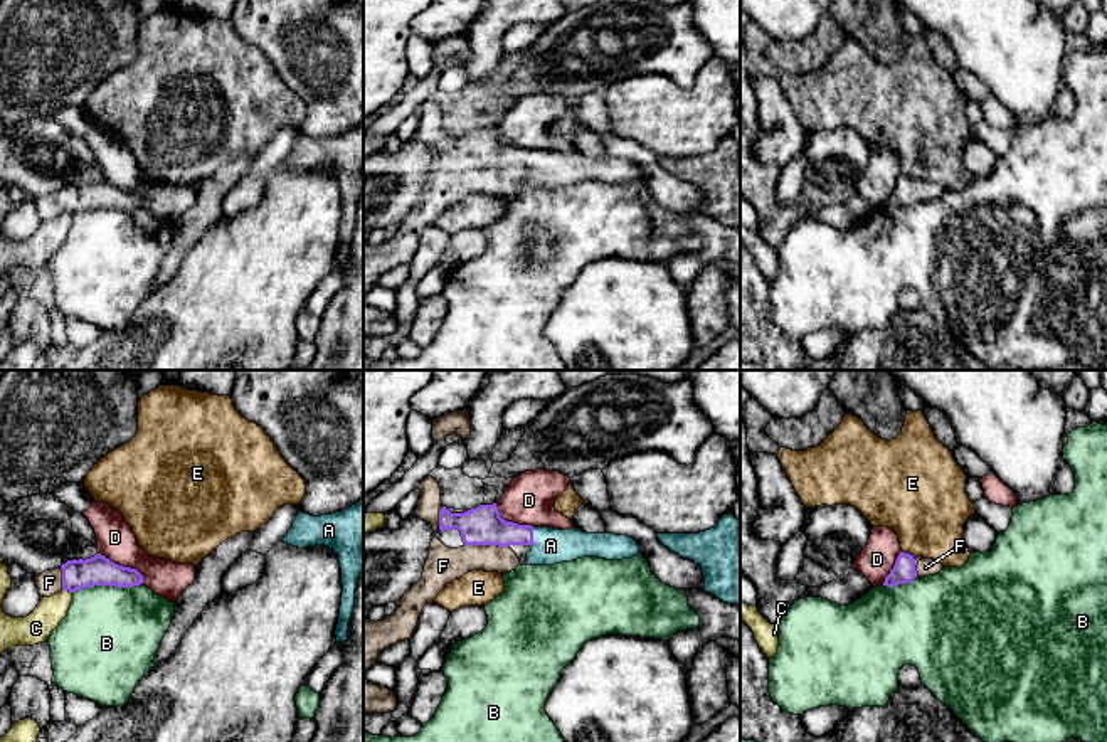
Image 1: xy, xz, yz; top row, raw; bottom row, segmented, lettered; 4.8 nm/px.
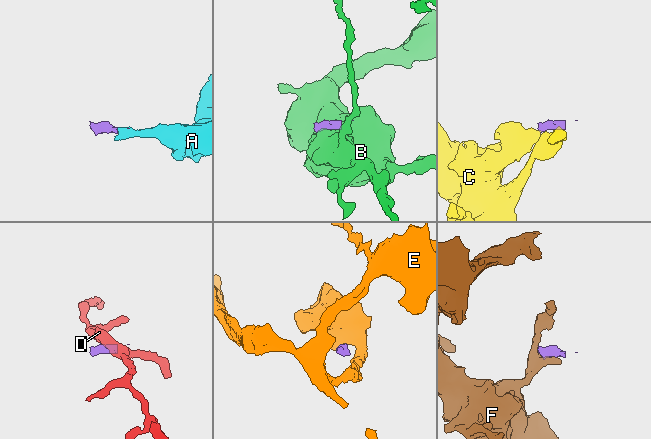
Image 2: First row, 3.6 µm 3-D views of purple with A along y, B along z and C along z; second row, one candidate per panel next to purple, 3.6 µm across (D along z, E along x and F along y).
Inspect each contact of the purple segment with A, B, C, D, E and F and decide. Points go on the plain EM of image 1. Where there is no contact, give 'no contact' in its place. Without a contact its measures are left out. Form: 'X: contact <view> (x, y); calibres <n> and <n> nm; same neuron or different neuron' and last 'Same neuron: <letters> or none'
A: contact xz (532, 160); calibres 190 and 170 nm; same neuron
B: contact xy (106, 207); calibres 140 and 460 nm; different neuron
C: contact xy (68, 212); calibres 140 and 150 nm; different neuron
D: contact xy (121, 189); calibres 140 and 180 nm; different neuron
E: contact yz (909, 177); calibres 110 and 380 nm; different neuron
F: contact xz (485, 167); calibres 190 and 170 nm; same neuron
Same neuron: A, F

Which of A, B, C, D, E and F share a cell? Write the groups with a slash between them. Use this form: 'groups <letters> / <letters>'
groups A F / B / C / D / E

